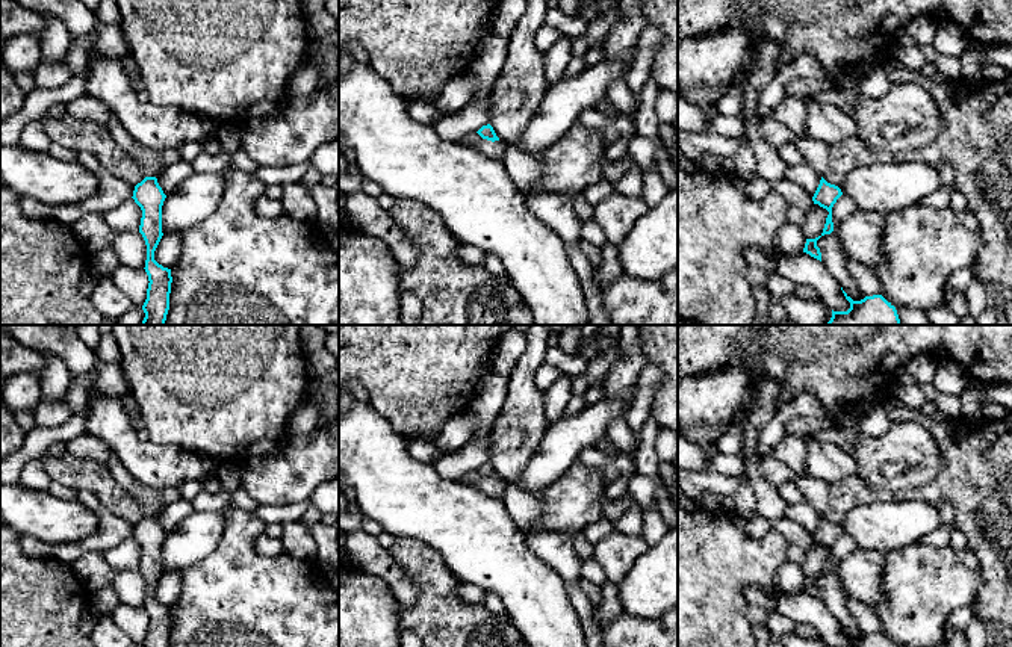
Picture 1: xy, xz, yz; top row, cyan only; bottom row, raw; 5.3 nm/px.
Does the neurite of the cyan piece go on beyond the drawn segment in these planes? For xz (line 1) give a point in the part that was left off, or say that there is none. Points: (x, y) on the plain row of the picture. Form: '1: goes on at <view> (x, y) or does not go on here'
1: does not go on here

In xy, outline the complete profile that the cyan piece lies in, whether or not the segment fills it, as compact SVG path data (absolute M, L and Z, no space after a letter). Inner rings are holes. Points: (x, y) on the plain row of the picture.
M145 515L135 525L135 541L142 549L139 571L147 584L145 611L148 614L147 638L142 647L169 647L171 608L154 599L154 590L163 574L162 544L166 537L156 515Z

